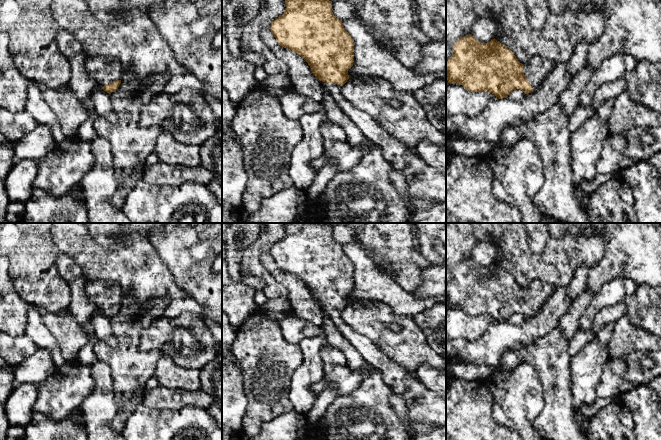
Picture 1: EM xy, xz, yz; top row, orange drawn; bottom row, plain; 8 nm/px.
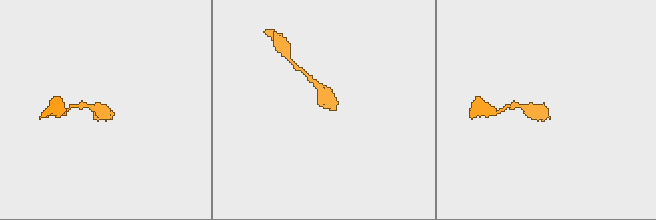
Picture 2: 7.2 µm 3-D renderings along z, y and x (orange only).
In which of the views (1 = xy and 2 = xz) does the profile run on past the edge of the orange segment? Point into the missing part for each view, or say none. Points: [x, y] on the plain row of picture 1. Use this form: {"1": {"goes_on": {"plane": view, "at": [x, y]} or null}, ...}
{"1": {"goes_on": {"plane": "xy", "at": [104, 294]}}, "2": {"goes_on": {"plane": "xz", "at": [395, 376]}}}

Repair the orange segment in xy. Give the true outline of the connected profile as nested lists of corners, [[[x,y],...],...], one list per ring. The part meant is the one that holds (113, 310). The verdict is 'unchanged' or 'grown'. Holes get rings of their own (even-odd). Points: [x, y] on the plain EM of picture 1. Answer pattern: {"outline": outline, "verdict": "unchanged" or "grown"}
{"outline": [[[87,281],[86,294],[92,300],[98,311],[111,318],[116,315],[121,308],[123,290],[117,283],[105,281]]], "verdict": "grown"}

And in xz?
{"outline": [[[286,223],[285,230],[285,236],[269,250],[278,268],[295,275],[308,287],[312,297],[320,304],[324,314],[331,318],[337,330],[358,350],[368,364],[381,372],[383,380],[394,394],[401,396],[407,388],[406,380],[412,373],[395,363],[370,339],[355,332],[341,318],[341,311],[349,303],[348,294],[354,286],[354,265],[345,254],[342,245],[333,239],[332,225]]], "verdict": "grown"}

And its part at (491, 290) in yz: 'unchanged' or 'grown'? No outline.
grown

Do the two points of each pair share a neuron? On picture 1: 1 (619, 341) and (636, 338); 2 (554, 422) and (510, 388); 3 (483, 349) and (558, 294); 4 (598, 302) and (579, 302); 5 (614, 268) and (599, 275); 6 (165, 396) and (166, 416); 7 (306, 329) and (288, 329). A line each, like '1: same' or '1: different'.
1: same
2: different
3: same
4: different
5: same
6: different
7: same

